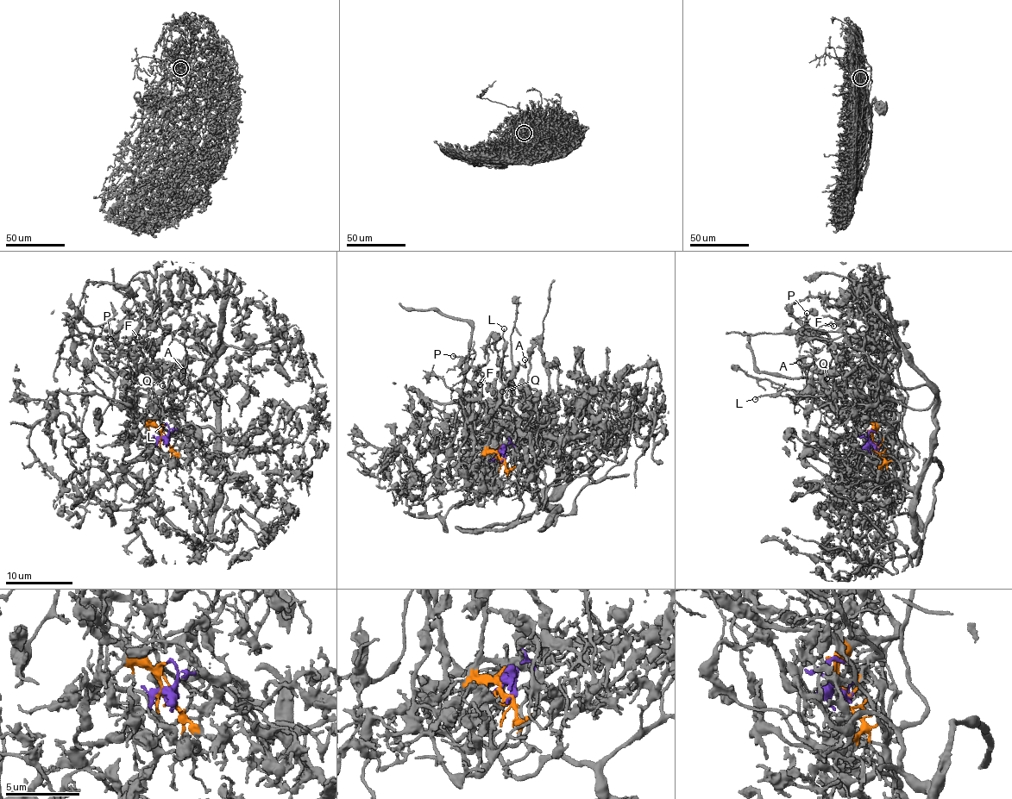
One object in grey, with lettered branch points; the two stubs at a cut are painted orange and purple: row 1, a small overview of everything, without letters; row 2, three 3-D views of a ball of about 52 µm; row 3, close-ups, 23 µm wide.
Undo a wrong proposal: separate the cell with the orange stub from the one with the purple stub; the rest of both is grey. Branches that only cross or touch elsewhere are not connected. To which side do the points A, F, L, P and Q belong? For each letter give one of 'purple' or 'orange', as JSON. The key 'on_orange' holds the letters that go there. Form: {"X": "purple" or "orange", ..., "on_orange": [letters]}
{"A": "orange", "F": "orange", "L": "orange", "P": "orange", "Q": "orange", "on_orange": ["A", "F", "L", "P", "Q"]}

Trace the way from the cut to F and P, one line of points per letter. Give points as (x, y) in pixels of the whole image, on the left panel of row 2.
F: (165, 439), (145, 418), (135, 414), (127, 400), (127, 385), (141, 371), (132, 349), (141, 337), (139, 338)
P: (165, 439), (127, 400), (127, 385), (141, 366), (127, 351), (120, 355), (111, 339)

